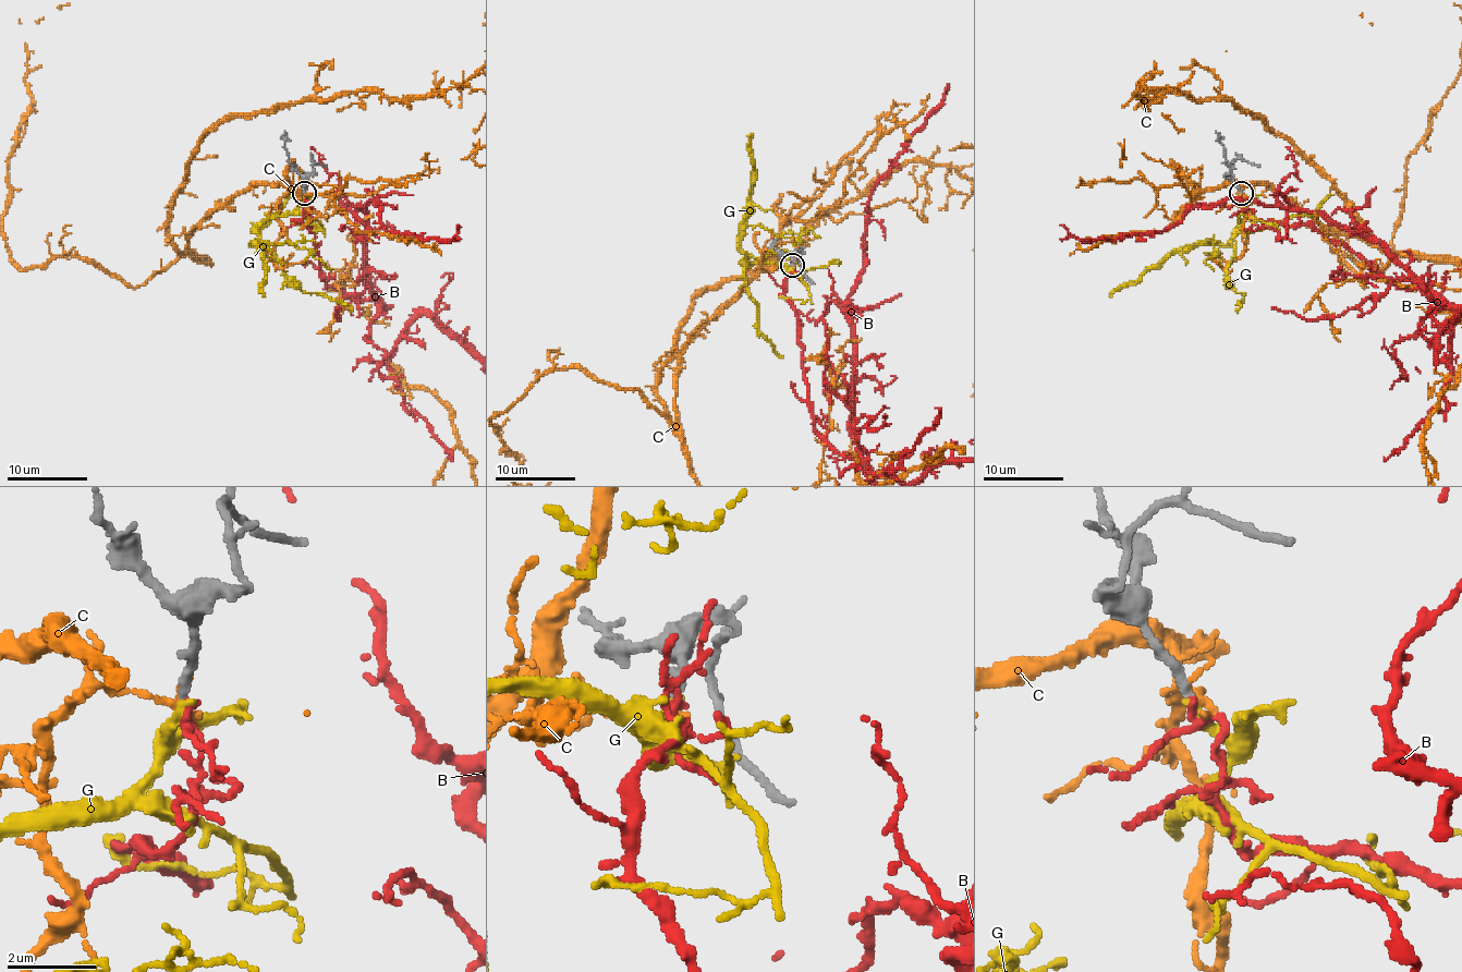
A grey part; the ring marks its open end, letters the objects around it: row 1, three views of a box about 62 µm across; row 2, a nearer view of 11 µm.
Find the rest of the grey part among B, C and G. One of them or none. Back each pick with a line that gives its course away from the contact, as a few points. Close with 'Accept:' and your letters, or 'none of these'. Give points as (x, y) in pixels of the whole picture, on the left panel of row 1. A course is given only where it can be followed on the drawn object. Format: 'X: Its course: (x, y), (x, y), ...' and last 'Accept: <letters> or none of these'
G: Its course: (305, 195), (291, 213), (272, 215), (263, 222), (258, 237), (251, 244), (260, 253), (265, 296)
Accept: G

